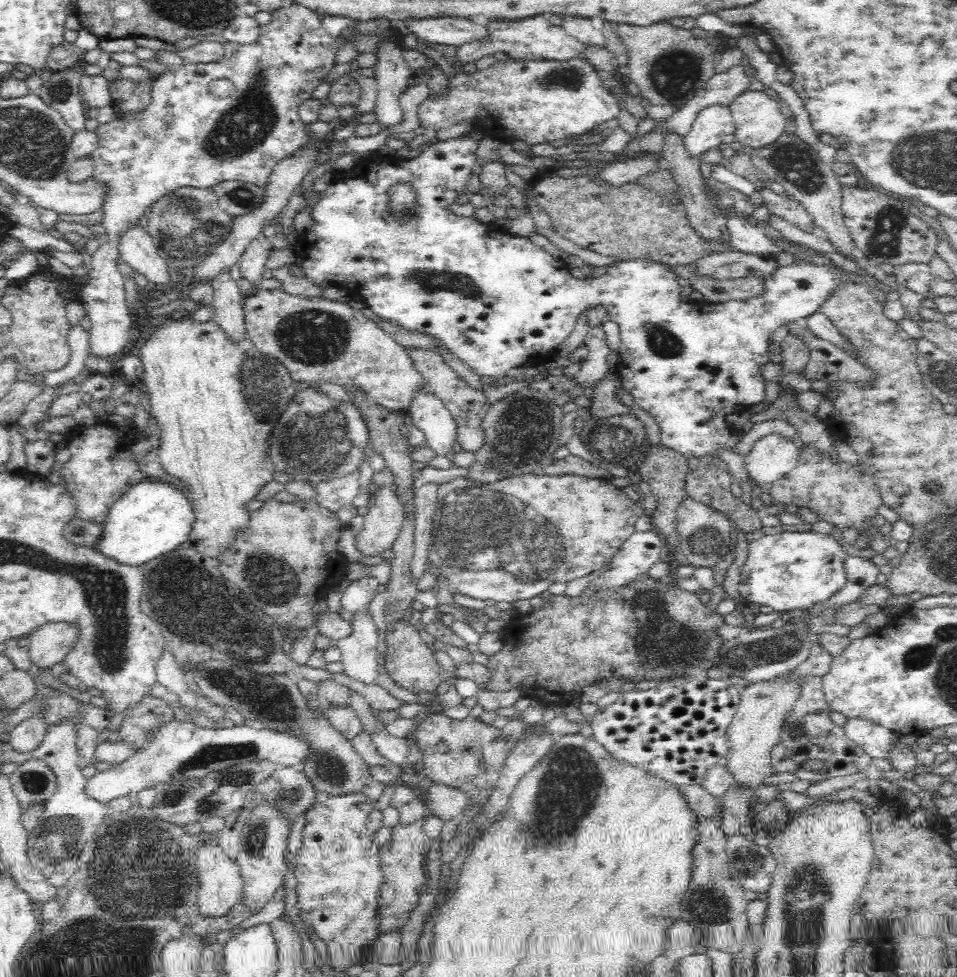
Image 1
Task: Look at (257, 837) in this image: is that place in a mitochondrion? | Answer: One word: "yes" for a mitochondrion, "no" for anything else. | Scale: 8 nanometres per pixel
yes

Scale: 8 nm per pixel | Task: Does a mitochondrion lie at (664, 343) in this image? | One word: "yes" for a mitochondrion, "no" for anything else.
yes

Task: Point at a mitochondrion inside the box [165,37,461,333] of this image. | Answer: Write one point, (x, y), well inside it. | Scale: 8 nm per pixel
(242, 129)

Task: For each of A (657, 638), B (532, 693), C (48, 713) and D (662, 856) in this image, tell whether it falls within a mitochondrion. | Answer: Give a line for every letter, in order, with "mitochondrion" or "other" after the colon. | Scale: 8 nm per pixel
A: mitochondrion
B: other
C: other
D: other

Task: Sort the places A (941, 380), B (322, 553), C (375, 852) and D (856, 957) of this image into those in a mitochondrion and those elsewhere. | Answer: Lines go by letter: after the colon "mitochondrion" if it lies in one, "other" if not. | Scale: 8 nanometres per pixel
A: other
B: other
C: other
D: other

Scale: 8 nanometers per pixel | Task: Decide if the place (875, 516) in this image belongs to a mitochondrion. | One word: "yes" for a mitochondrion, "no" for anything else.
no

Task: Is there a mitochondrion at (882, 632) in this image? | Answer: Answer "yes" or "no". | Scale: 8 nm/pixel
no

